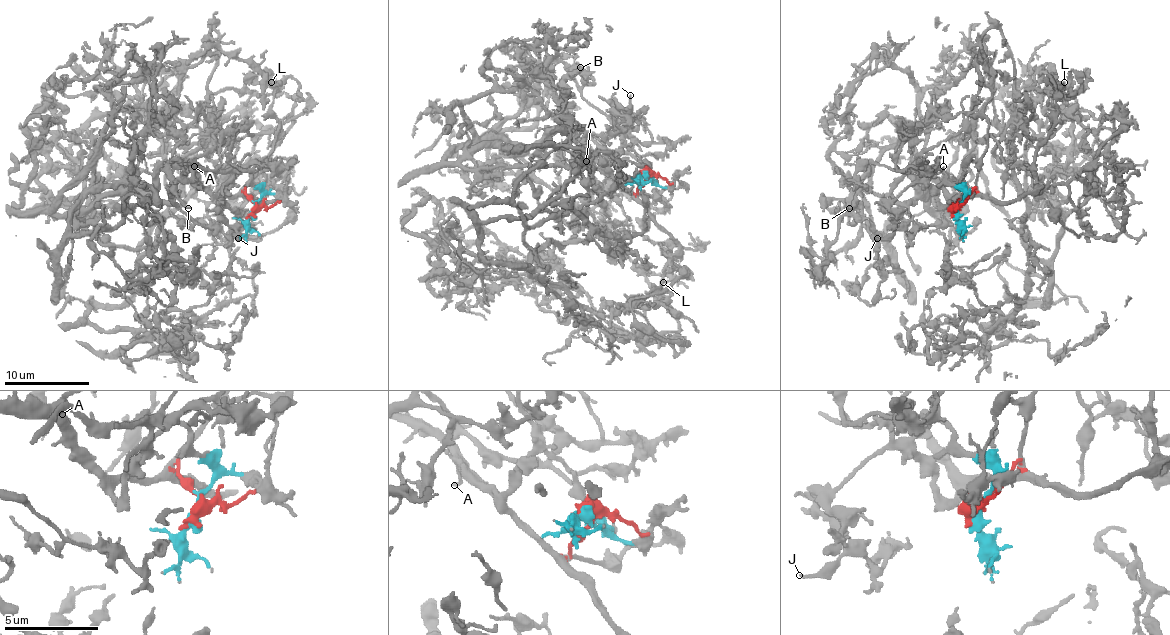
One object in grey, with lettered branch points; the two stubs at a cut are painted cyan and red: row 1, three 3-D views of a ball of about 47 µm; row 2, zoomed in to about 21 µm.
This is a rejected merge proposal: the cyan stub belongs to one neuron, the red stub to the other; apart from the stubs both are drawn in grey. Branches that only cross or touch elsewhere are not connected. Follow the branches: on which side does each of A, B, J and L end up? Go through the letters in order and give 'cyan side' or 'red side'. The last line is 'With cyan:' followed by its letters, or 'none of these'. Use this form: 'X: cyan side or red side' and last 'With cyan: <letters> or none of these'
A: red side
B: cyan side
J: cyan side
L: red side
With cyan: B, J

